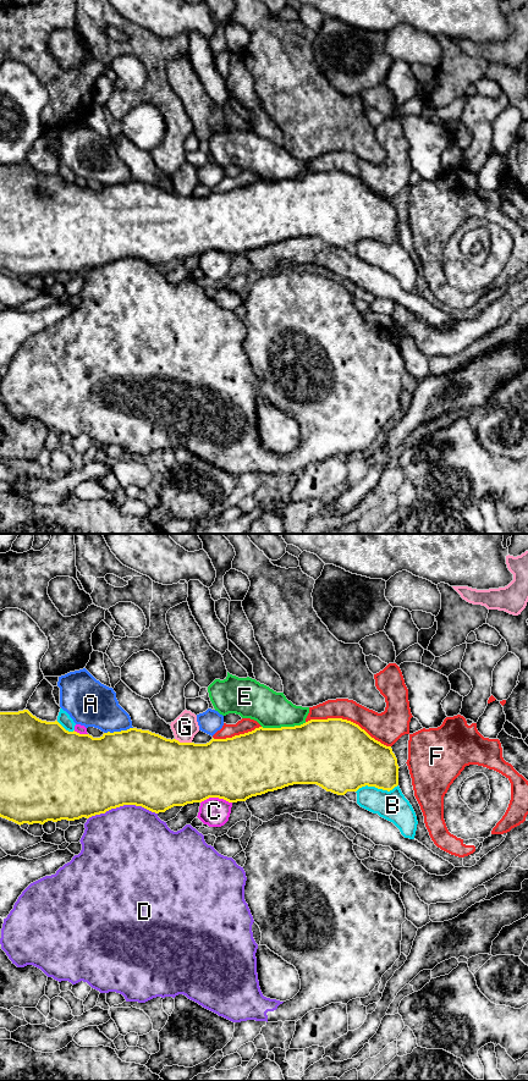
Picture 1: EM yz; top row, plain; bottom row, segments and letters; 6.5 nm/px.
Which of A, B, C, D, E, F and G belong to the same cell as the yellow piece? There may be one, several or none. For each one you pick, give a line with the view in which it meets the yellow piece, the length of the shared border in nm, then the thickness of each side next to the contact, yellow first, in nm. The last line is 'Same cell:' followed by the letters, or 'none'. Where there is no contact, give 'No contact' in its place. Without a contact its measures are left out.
Same cell: none

